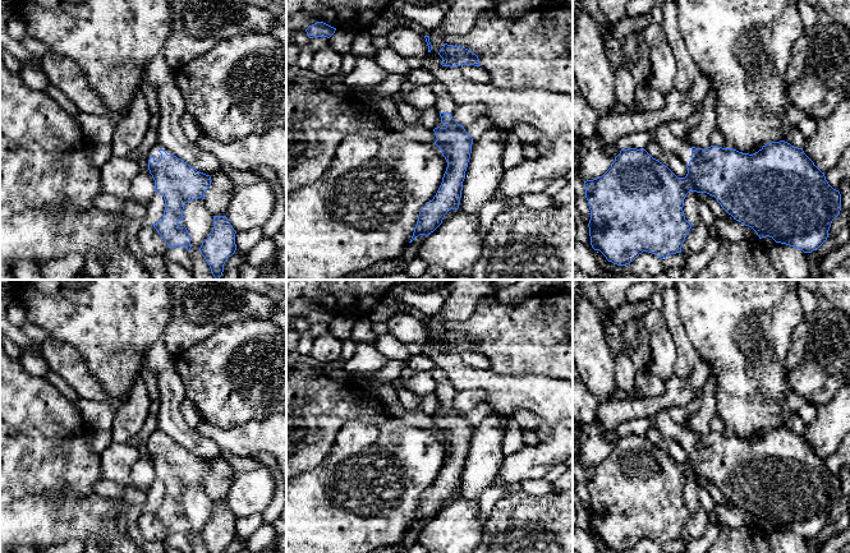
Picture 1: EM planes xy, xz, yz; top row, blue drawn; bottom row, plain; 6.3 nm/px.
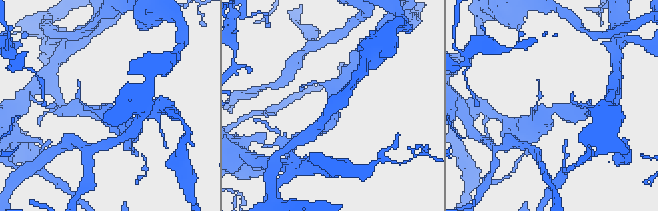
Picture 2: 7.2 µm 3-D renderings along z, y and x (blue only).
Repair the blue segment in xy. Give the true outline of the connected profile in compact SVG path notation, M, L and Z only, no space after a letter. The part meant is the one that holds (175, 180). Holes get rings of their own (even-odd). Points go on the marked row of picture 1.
M160 142L147 155L148 170L155 180L155 192L165 199L162 218L152 223L169 248L183 246L190 250L190 238L187 227L180 227L183 209L188 201L205 199L211 186L211 176L197 171L183 160L174 156Z

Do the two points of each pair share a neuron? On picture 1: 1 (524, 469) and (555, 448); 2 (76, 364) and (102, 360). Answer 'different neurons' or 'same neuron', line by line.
1: same neuron
2: different neurons

